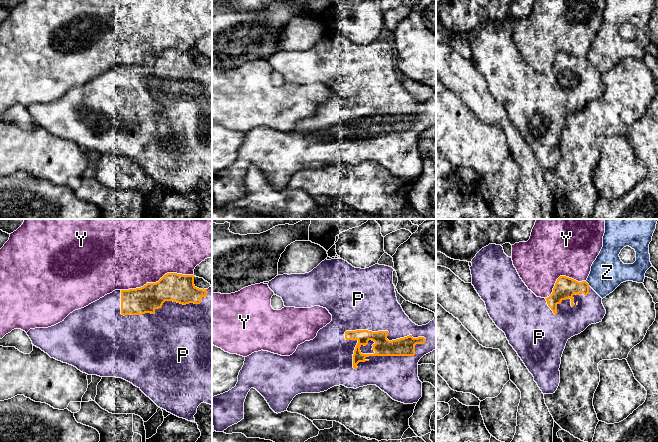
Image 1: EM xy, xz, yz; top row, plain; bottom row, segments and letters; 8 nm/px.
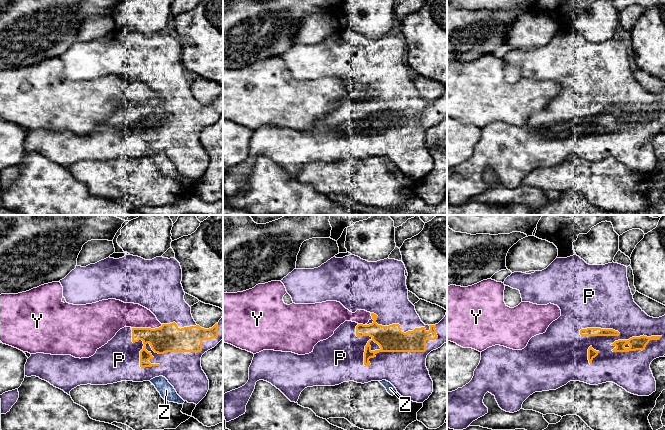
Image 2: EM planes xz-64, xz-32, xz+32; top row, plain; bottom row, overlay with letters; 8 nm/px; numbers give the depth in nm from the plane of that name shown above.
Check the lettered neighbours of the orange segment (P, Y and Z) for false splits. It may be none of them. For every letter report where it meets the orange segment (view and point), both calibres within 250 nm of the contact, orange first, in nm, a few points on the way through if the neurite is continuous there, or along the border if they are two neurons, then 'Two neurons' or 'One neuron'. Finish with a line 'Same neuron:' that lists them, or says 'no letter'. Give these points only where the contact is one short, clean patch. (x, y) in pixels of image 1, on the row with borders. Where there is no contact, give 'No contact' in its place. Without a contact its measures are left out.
P: Touches orange at xz (388, 332). Thickness 150 nm (orange) against 400 nm. One neuron
Y: Touches orange at xy (156, 282). Thickness 220 nm (orange) against 460 nm. Two neurons
Z: Touches orange at yz (588, 284). Thickness 170 nm (orange) against 280 nm. Two neurons
Same neuron: P

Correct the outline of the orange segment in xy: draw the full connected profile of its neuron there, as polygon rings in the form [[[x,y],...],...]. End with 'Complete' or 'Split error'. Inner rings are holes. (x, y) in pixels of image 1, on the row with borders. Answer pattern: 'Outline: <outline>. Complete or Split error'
Outline: [[[167,273],[156,283],[147,283],[141,288],[115,290],[88,306],[70,313],[62,322],[48,327],[30,329],[27,335],[32,344],[63,363],[76,367],[88,375],[122,378],[138,387],[158,407],[188,421],[195,422],[194,415],[201,403],[212,405],[212,286],[199,289],[194,285],[194,275]]]. Split error

